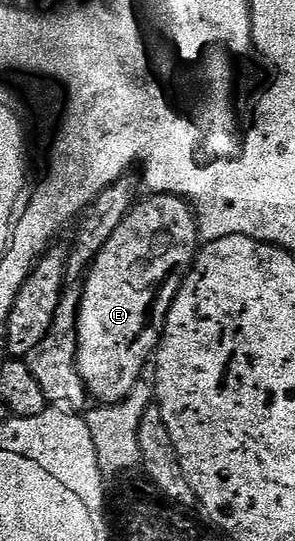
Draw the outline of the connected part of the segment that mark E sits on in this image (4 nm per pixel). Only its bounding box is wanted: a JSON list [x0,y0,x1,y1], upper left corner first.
[77,194,201,404]

